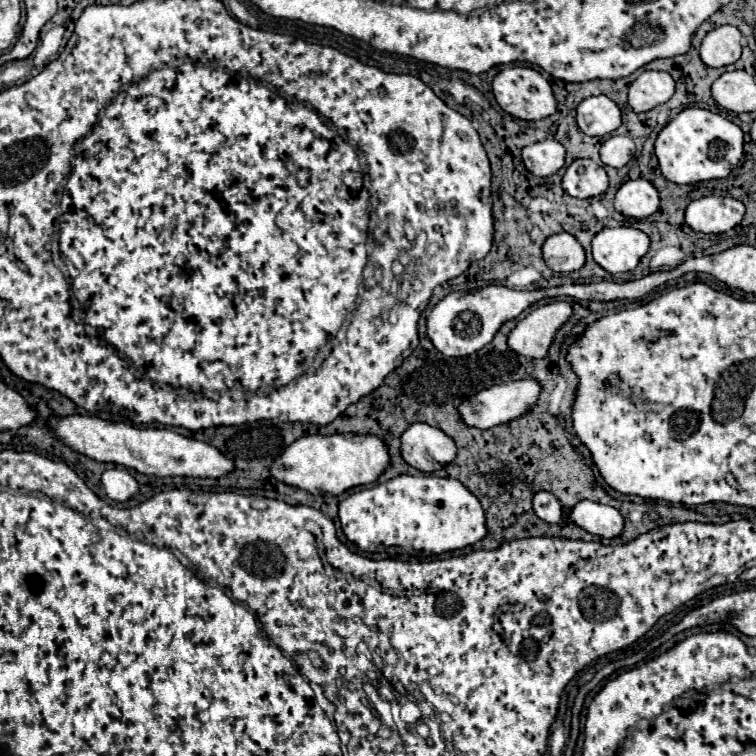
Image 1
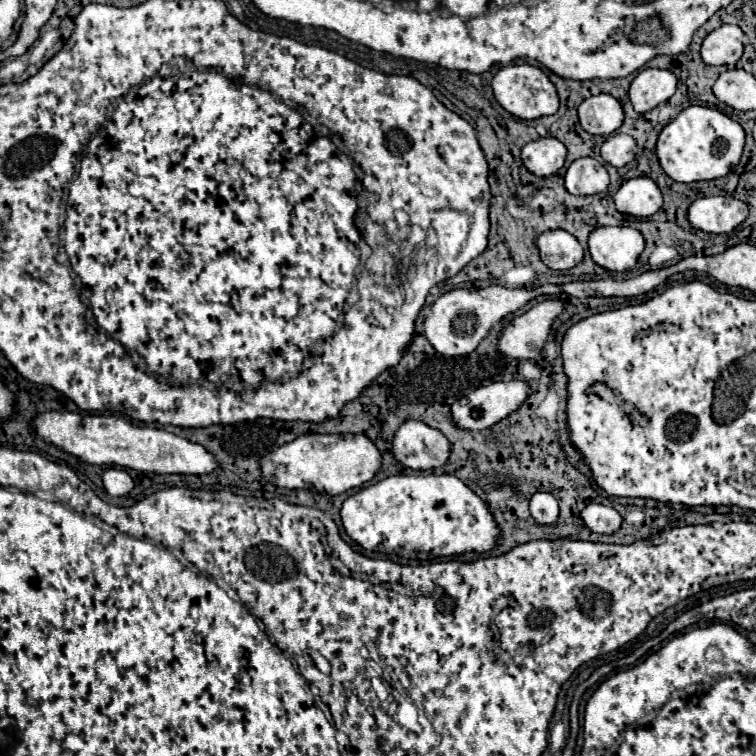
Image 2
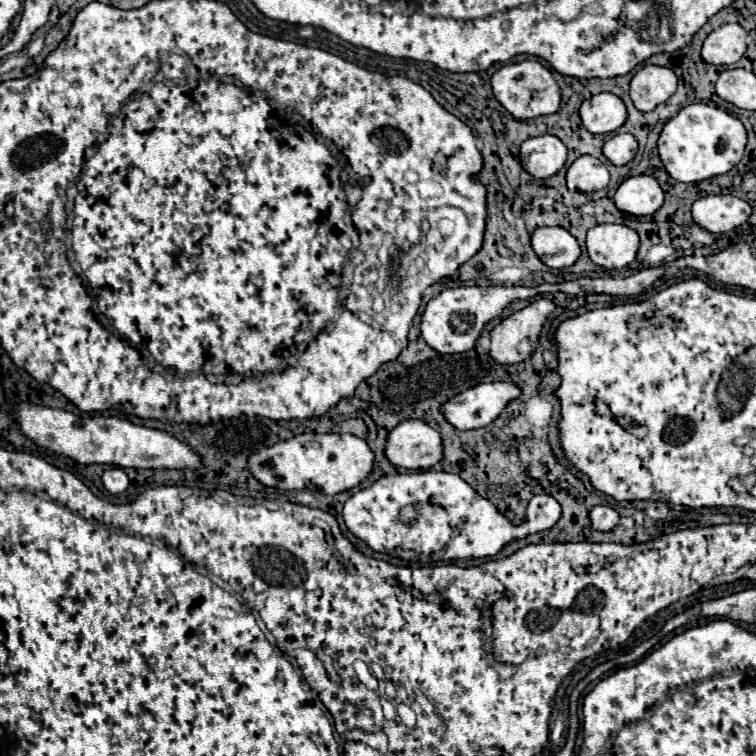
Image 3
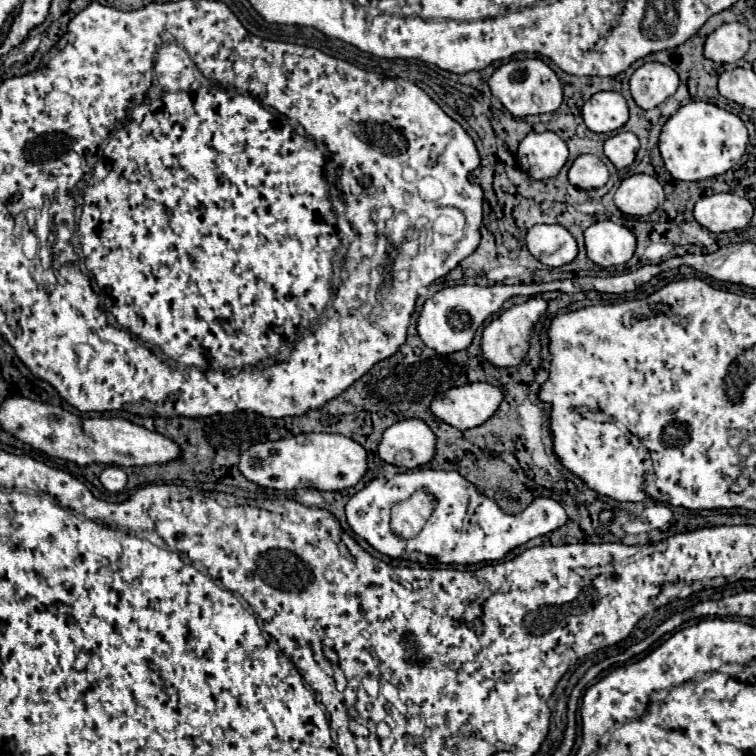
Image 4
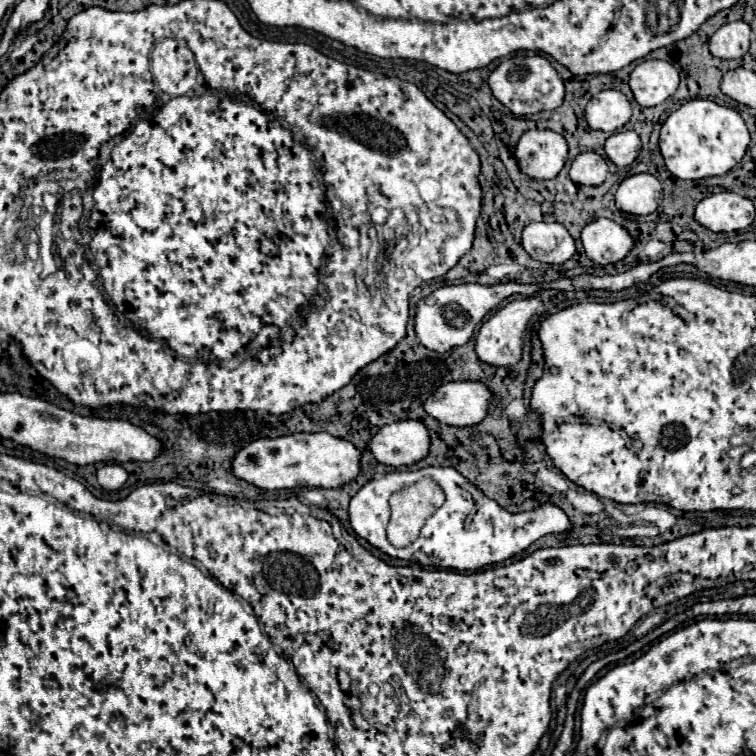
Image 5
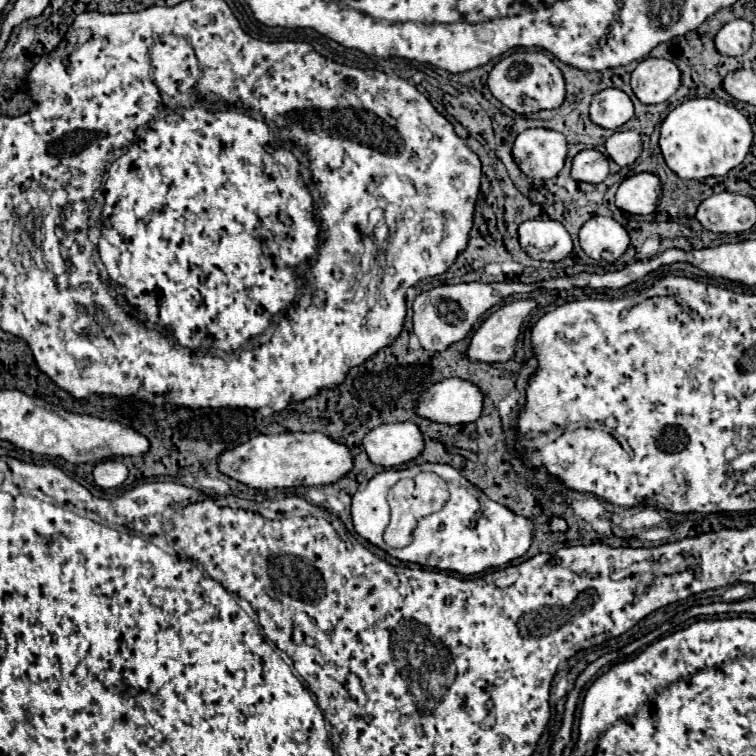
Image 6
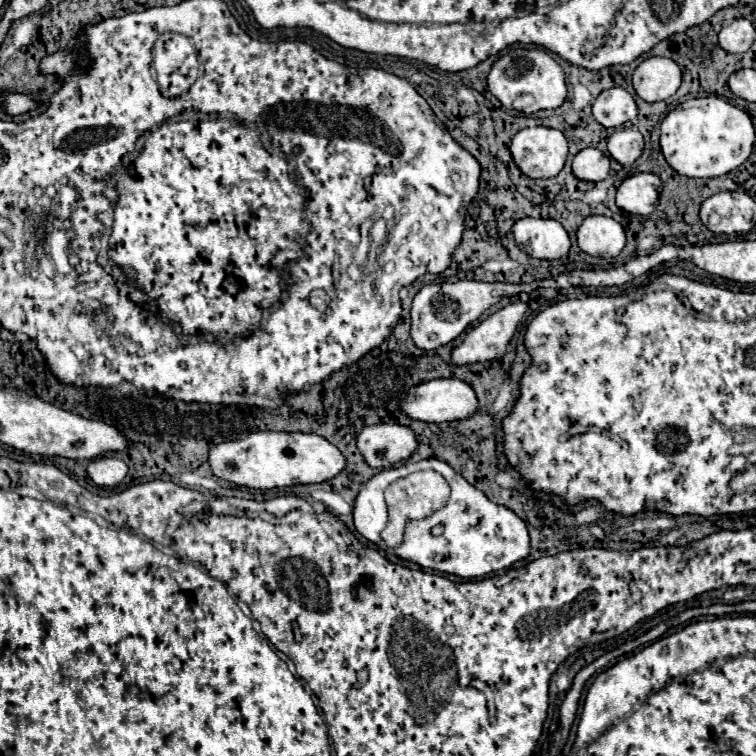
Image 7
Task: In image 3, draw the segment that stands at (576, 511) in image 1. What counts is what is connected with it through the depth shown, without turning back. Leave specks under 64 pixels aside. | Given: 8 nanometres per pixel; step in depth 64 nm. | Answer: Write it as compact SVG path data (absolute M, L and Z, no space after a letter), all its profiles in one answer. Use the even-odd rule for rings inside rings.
M594 506L594 508L590 510L590 520L592 520L592 528L594 528L594 530L608 532L608 530L612 530L612 528L618 524L620 516L618 516L618 512L616 512L614 508L610 508L610 506Z

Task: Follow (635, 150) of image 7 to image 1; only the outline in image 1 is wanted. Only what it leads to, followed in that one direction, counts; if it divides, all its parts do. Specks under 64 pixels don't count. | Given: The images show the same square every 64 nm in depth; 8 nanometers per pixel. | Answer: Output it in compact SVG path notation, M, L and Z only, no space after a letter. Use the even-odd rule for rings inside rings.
M610 136L600 148L600 158L606 166L622 168L632 160L634 152L636 146L630 136Z

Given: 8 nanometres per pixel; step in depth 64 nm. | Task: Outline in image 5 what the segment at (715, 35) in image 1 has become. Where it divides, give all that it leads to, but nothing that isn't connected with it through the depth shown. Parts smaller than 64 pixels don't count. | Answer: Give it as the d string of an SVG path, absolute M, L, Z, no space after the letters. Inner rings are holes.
M744 20L724 24L710 38L710 52L724 60L738 60L750 48L750 26Z

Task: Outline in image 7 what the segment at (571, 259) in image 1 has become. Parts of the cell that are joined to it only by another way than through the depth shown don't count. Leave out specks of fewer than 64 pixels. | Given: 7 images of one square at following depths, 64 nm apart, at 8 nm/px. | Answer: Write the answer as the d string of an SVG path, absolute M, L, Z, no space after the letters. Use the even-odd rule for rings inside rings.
M520 218L512 226L514 242L532 258L558 260L568 254L570 238L560 222L550 218Z

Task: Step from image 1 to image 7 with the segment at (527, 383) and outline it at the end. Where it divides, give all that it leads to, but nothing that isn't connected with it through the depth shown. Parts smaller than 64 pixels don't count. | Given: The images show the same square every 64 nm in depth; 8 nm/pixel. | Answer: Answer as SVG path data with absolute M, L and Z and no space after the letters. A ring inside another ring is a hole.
M436 378L436 380L420 382L418 386L408 388L408 392L400 400L400 412L412 420L422 420L422 422L462 420L474 414L476 408L478 408L478 400L474 390L456 378Z

